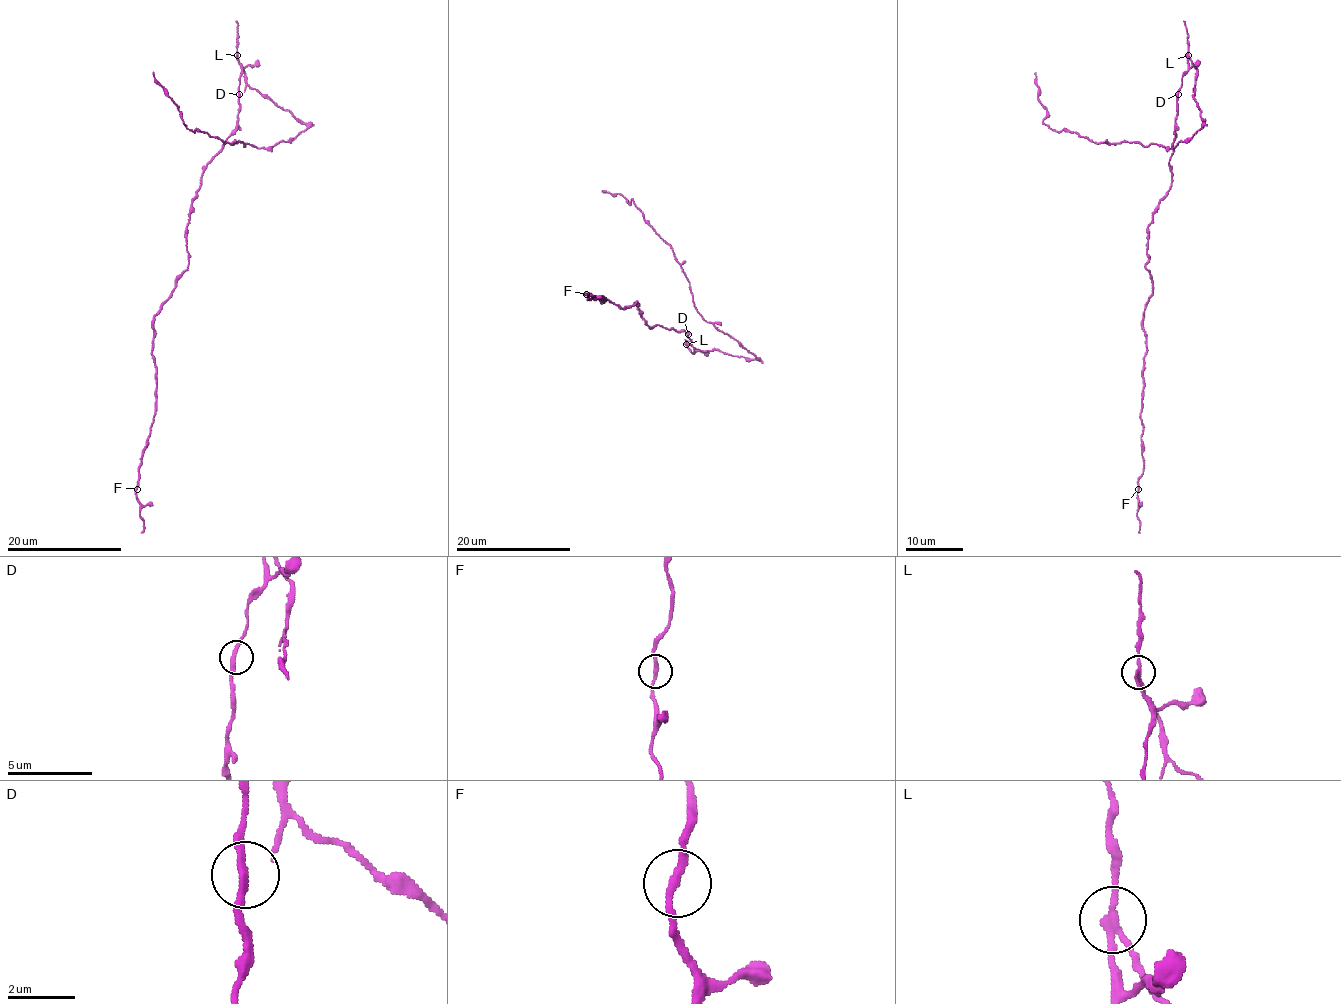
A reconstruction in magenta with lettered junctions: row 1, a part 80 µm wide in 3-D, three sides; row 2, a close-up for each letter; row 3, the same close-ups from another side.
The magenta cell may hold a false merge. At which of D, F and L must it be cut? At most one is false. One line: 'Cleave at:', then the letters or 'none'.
Cleave at: L

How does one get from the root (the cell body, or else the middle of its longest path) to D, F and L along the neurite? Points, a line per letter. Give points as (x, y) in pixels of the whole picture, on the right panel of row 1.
D: (1175, 130), (1178, 94)
F: (1175, 130), (1171, 187), (1148, 227), (1145, 269), (1152, 296), (1142, 317), (1144, 470), (1138, 489)
L: (1175, 130), (1177, 93), (1182, 74), (1188, 69), (1188, 54)

